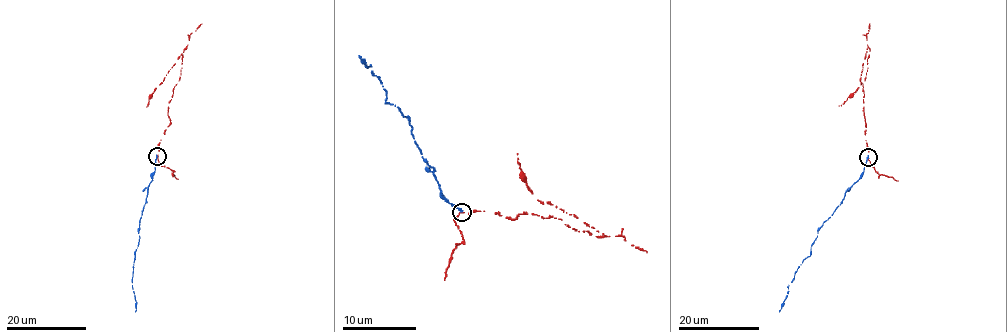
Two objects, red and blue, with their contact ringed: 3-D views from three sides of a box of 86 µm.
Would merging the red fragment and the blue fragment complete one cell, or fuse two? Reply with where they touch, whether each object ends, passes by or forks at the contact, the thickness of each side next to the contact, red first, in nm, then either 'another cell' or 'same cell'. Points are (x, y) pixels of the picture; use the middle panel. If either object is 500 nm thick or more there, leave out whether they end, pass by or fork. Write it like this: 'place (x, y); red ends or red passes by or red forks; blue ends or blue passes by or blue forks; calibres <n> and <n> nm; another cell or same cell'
place (462, 212); red passes by; blue ends; calibres 140 and 280 nm; another cell

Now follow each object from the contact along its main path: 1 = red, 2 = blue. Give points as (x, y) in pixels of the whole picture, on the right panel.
1: (868, 157), (862, 83), (868, 68), (865, 55), (861, 84), (838, 106)
2: (868, 157), (861, 177), (817, 231), (810, 255), (802, 261), (788, 284), (788, 294), (779, 312)

